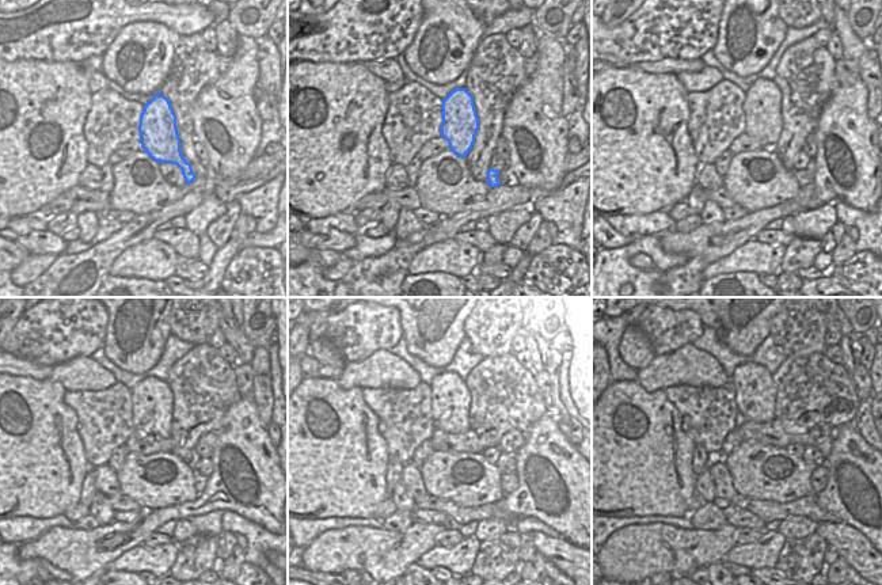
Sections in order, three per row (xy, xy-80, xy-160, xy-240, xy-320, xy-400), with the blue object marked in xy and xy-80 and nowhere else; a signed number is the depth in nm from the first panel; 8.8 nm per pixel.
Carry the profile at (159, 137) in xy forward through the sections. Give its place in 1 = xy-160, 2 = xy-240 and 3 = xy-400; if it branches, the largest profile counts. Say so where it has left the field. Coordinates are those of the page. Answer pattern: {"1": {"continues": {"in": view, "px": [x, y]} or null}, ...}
{"1": {"continues": {"in": "xy-160", "px": [761, 106]}}, "2": {"continues": {"in": "xy-240", "px": [151, 398]}}, "3": {"continues": {"in": "xy-400", "px": [755, 391]}}}

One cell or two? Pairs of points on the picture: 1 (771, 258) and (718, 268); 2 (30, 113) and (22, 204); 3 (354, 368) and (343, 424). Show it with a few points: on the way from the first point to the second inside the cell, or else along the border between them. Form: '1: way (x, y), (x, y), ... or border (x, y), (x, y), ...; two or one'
1: way (757, 258), (745, 258), (732, 263); one
2: way (22, 136), (22, 181); one
3: border (335, 380), (343, 388), (362, 388); two

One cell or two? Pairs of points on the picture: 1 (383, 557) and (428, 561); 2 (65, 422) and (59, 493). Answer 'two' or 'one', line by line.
1: two
2: one

